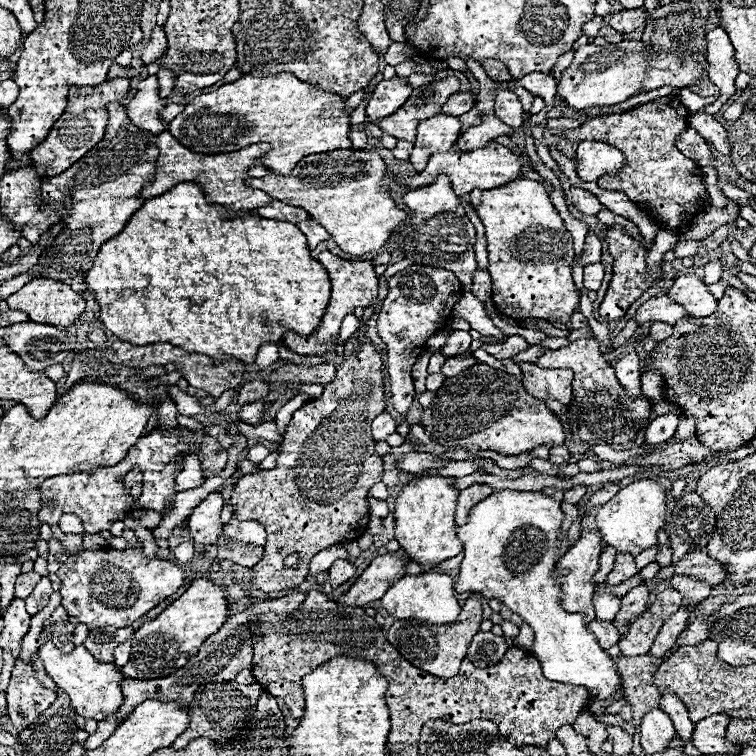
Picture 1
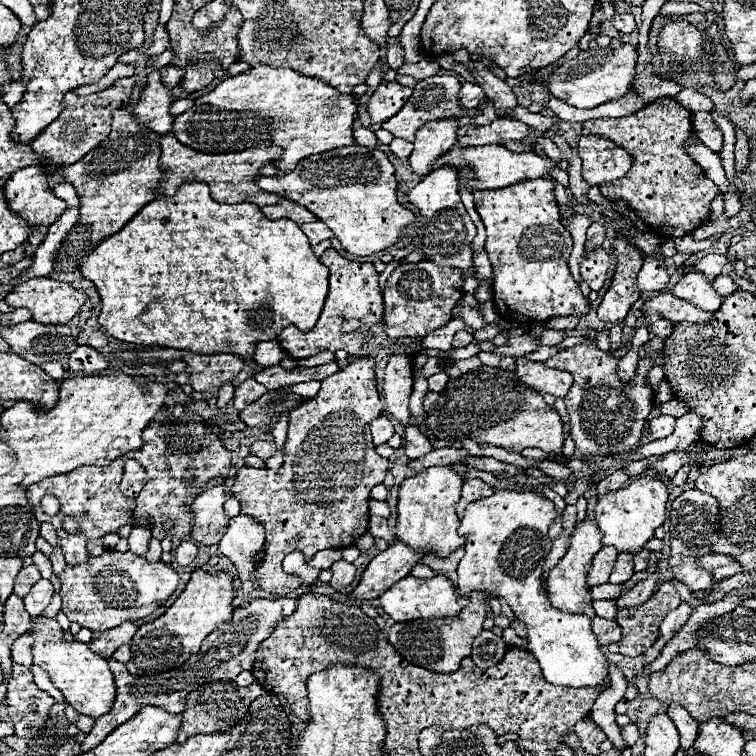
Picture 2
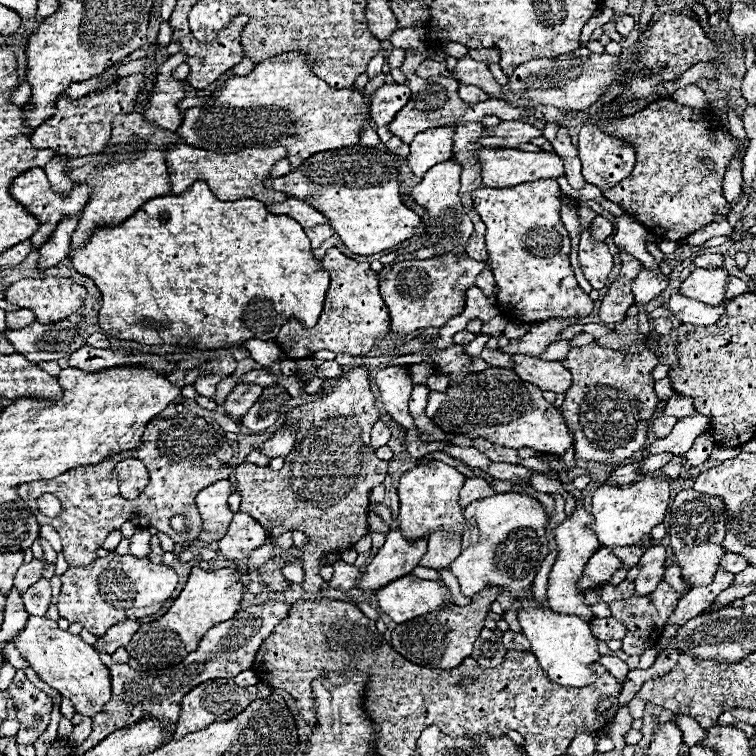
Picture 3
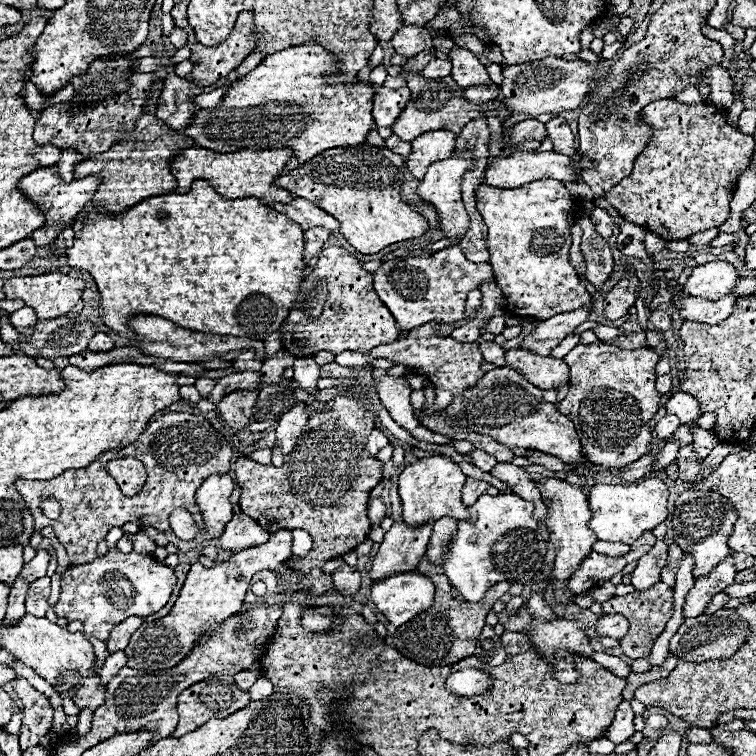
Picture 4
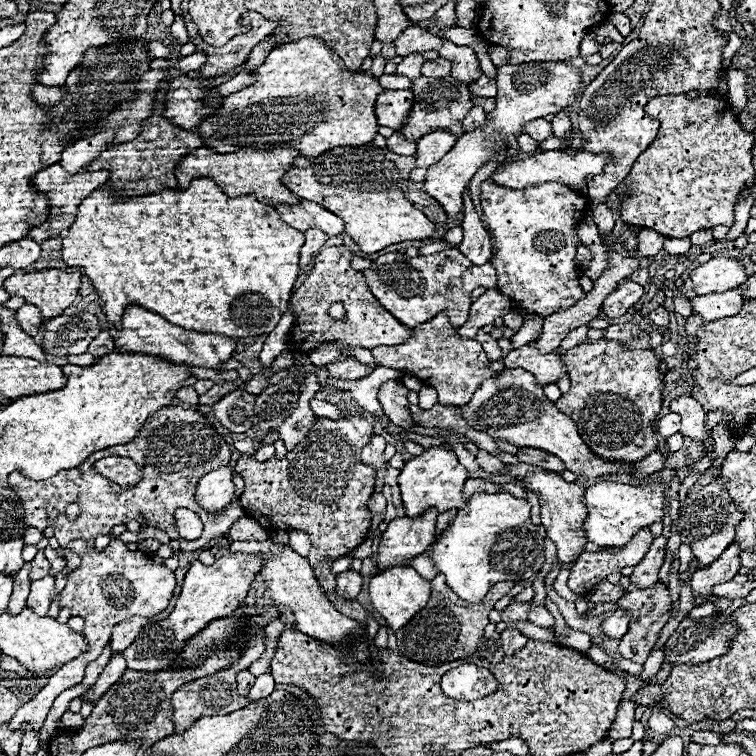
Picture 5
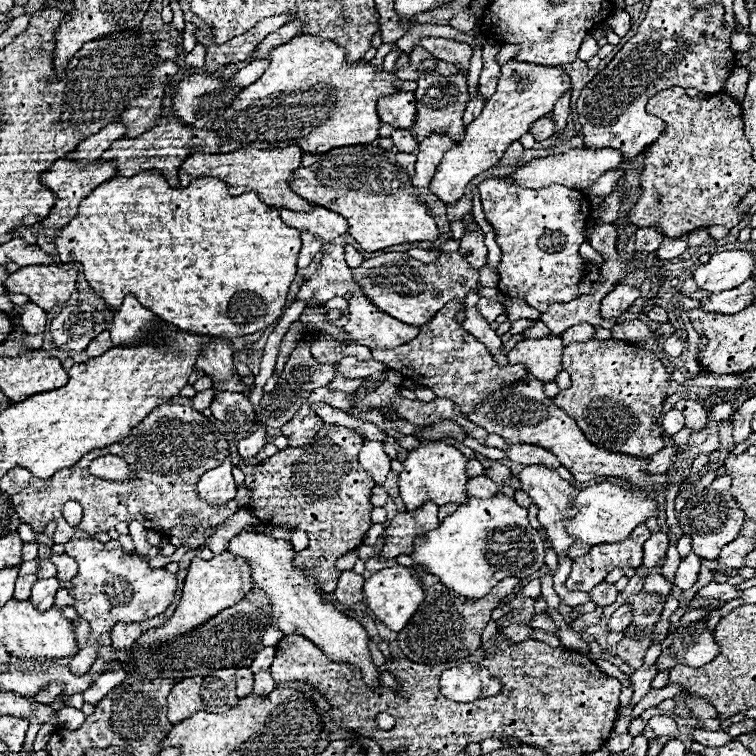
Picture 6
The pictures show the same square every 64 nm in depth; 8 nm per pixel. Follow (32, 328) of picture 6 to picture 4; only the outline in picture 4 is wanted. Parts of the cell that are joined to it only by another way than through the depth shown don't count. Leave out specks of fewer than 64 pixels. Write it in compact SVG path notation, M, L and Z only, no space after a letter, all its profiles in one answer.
M24 306L24 308L20 308L20 310L16 310L16 312L10 314L10 324L12 324L20 334L26 334L26 330L30 330L30 326L34 326L36 320L38 320L38 318L36 318L34 310L28 308L28 306Z

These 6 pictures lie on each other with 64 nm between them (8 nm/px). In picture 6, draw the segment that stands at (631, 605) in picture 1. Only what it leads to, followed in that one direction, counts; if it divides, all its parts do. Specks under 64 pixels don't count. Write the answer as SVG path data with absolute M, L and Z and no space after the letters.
M656 532L656 534L652 534L652 538L646 540L646 544L644 544L644 562L640 566L640 572L644 576L648 576L650 570L656 568L664 560L666 548L668 548L668 534L664 534L664 532Z

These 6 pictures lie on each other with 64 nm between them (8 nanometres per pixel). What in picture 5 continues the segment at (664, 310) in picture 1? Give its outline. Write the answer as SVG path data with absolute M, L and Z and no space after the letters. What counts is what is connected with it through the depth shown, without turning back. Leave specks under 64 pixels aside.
M740 288L728 290L724 294L708 294L708 296L696 296L692 300L692 314L702 316L708 322L718 322L722 318L738 314L742 308L742 294Z

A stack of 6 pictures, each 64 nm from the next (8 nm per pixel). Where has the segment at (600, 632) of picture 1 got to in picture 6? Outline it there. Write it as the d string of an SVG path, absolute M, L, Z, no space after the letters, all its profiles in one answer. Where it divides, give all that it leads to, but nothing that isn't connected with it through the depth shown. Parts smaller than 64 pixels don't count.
M622 604L612 616L610 616L610 620L608 620L608 630L610 632L624 632L628 626L630 626L630 622L632 622L632 610L630 610L630 606L626 606L626 604Z

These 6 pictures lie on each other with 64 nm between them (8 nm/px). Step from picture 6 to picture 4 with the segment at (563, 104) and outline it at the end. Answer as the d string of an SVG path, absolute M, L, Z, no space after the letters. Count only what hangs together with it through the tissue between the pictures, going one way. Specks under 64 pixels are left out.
M554 118L554 120L546 122L546 134L548 134L546 138L552 140L552 144L554 144L554 148L552 148L554 152L562 152L562 154L566 154L570 158L578 156L574 144L572 144L570 126L568 126L568 122L564 118Z

